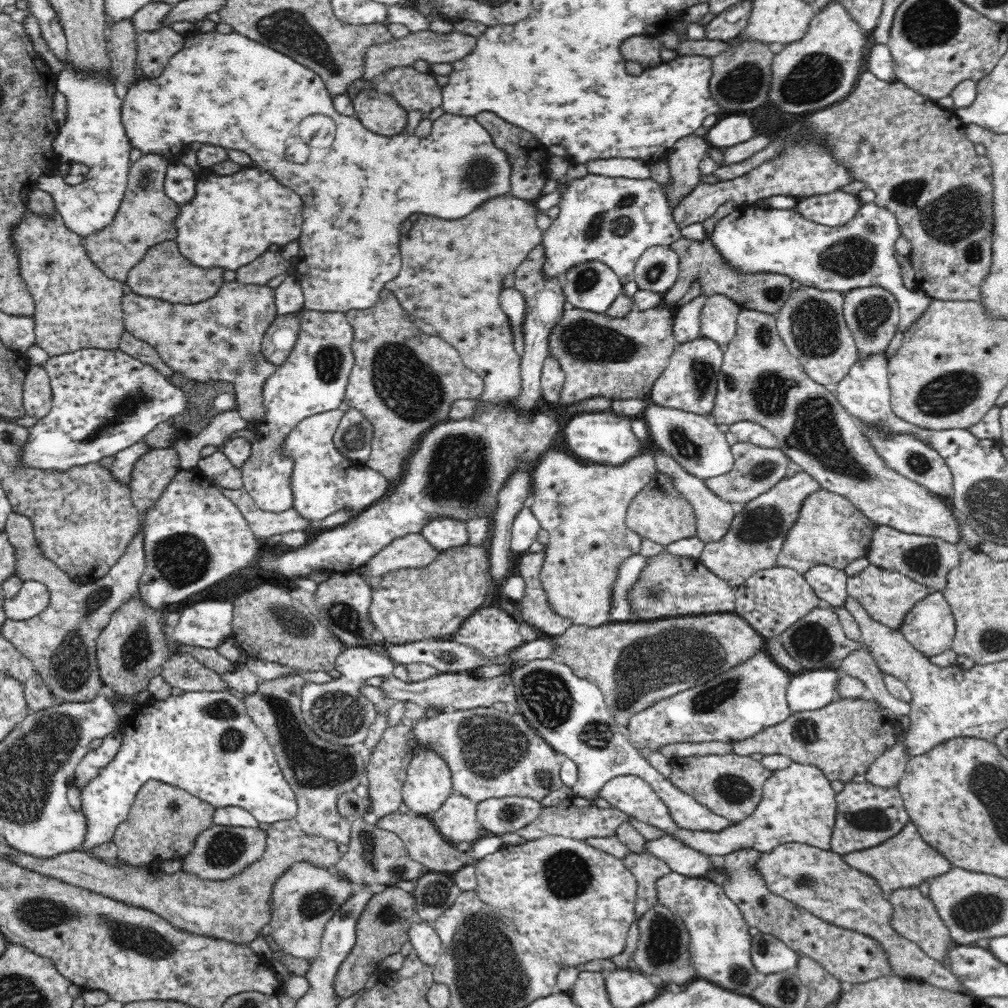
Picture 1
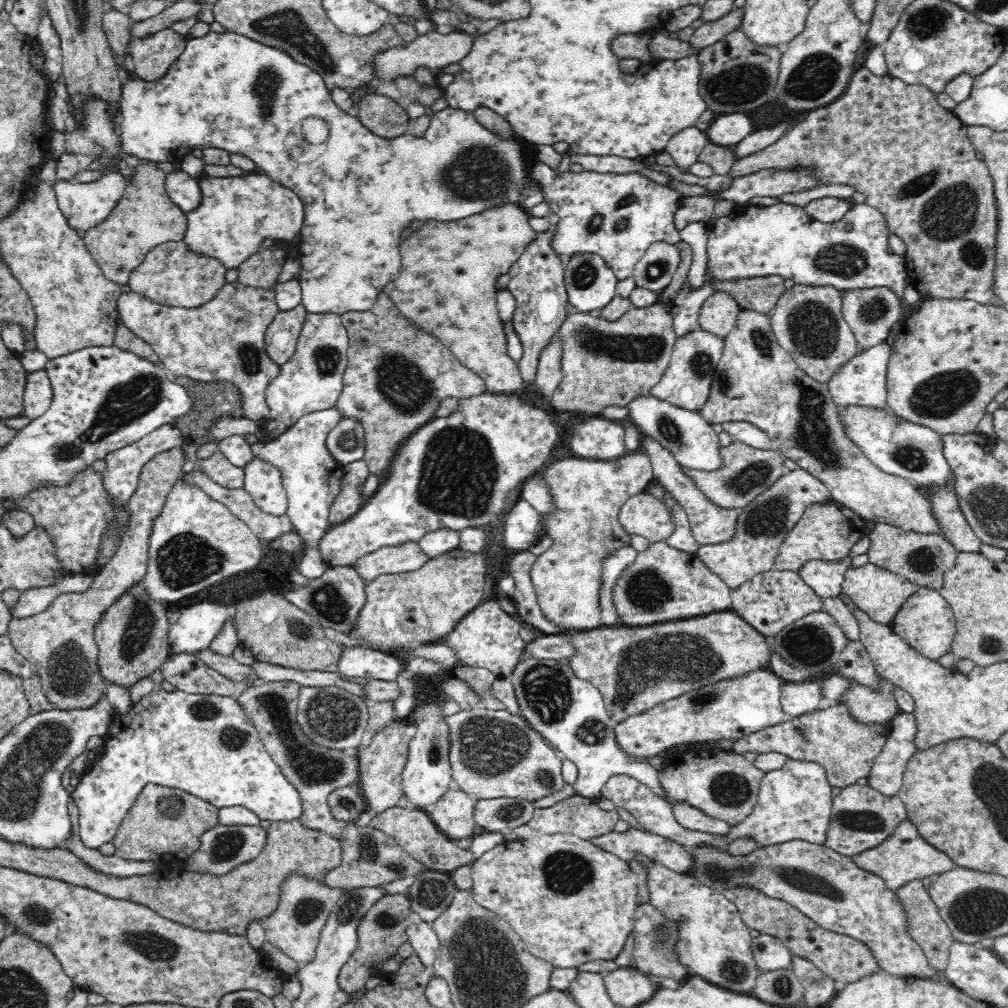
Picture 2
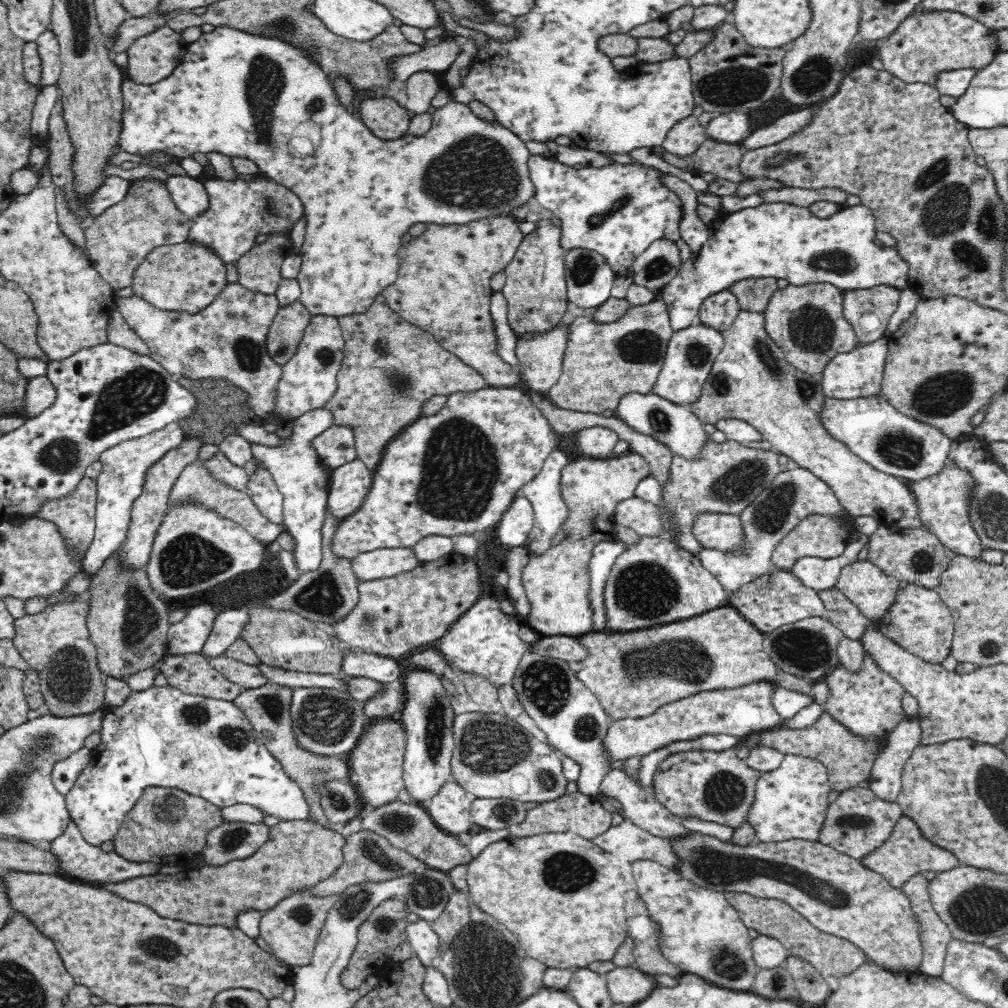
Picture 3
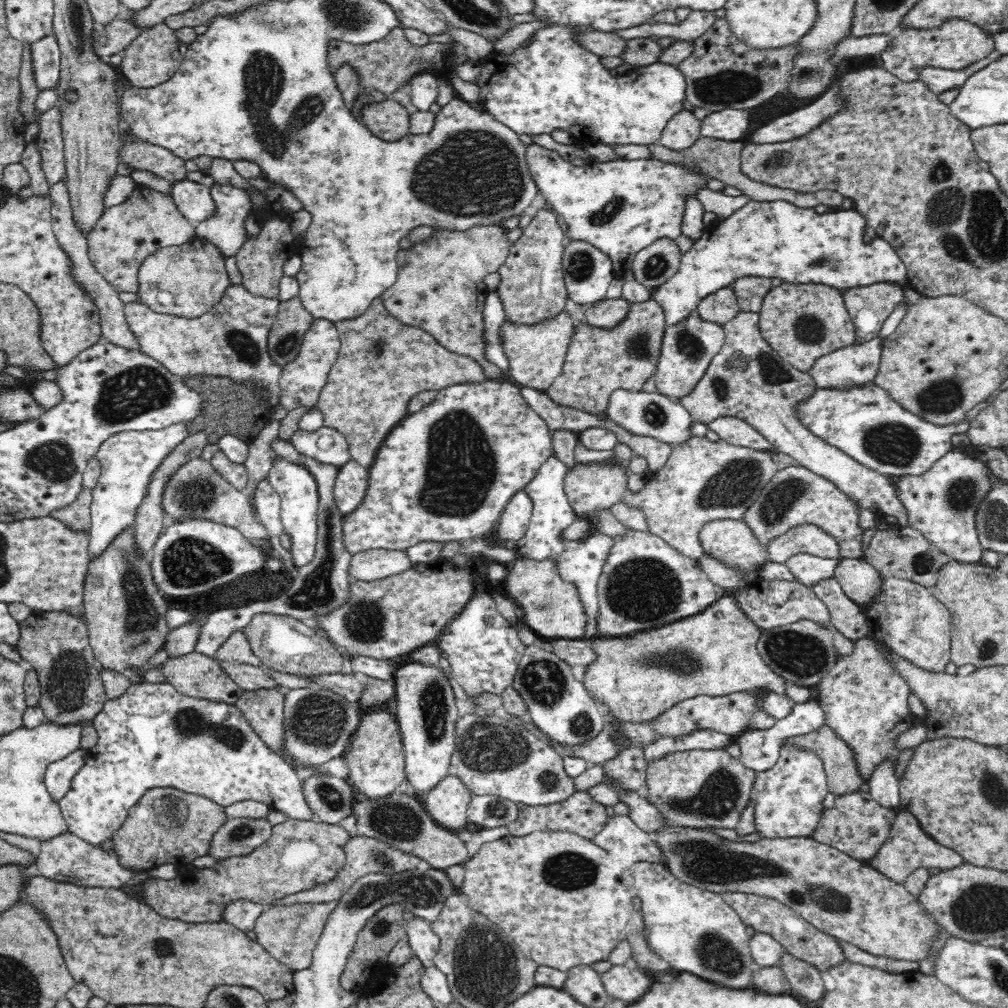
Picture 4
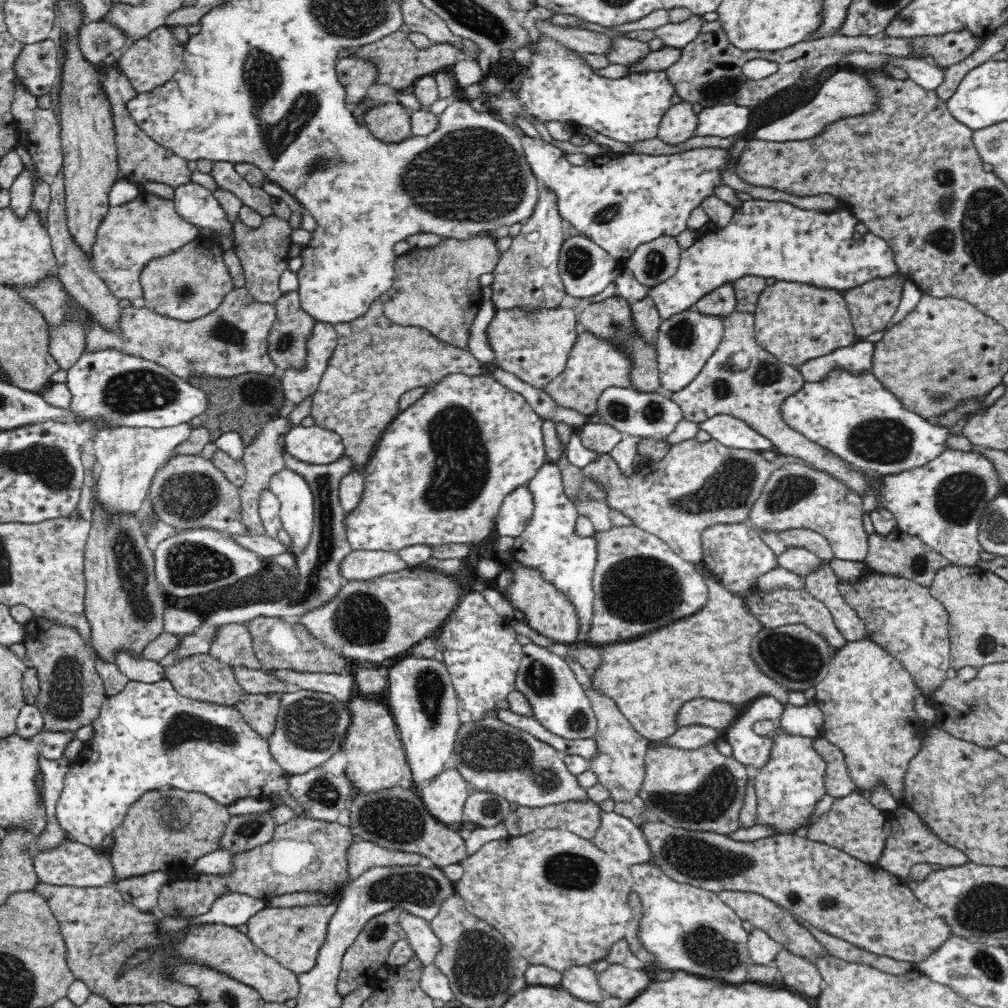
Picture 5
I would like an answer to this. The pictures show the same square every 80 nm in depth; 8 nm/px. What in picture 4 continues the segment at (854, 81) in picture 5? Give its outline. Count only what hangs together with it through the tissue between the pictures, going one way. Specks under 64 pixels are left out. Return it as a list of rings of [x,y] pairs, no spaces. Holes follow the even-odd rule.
[[[840,79],[809,105],[802,107],[802,110],[795,110],[786,113],[770,124],[762,126],[755,130],[751,136],[752,144],[776,144],[778,142],[787,142],[793,138],[798,138],[814,130],[822,120],[838,112],[840,101],[838,101],[838,92],[840,92]]]

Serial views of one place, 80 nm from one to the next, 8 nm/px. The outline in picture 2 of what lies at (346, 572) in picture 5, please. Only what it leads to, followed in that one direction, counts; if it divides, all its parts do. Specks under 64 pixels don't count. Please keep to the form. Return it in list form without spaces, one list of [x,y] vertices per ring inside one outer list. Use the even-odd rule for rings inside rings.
[[[418,540],[386,546],[359,558],[356,572],[366,581],[385,574],[400,574],[418,570],[431,558],[420,548]]]

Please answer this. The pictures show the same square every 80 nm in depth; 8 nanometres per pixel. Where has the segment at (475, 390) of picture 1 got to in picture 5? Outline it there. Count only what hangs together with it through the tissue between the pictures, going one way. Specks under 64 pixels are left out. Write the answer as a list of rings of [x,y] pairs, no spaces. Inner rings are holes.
[[[376,299],[366,314],[350,322],[335,325],[338,348],[332,354],[326,372],[321,379],[316,394],[312,397],[312,412],[316,425],[332,430],[341,436],[345,454],[361,468],[371,459],[372,453],[383,432],[400,416],[400,397],[416,388],[438,386],[444,378],[452,374],[464,374],[480,378],[486,373],[485,366],[470,351],[464,351],[436,338],[430,331],[417,327],[402,326],[390,320],[383,309],[383,302]]]

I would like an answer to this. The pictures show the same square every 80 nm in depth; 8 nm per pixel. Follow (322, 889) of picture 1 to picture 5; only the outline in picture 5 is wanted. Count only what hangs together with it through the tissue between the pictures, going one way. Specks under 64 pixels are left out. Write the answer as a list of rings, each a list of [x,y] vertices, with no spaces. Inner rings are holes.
[[[337,904],[294,906],[294,908],[272,908],[266,906],[256,913],[247,924],[248,938],[268,956],[297,975],[308,972],[316,965],[316,952],[326,935],[330,918]]]

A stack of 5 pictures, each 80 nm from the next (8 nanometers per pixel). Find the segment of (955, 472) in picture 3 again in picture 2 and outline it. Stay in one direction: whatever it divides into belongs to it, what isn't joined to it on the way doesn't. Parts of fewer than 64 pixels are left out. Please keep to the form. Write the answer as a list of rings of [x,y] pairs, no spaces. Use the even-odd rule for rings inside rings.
[[[953,480],[944,490],[943,488],[922,490],[928,493],[945,539],[953,544],[958,552],[979,552],[982,542],[962,514],[956,494],[952,492],[952,484]]]

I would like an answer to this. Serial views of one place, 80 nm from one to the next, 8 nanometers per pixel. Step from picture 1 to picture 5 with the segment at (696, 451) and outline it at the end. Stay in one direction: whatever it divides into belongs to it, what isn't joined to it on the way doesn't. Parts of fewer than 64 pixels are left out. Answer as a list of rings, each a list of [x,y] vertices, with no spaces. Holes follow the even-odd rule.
[[[616,387],[608,388],[601,394],[595,414],[602,417],[601,423],[614,427],[625,436],[640,436],[660,441],[666,441],[677,425],[686,420],[682,409],[667,393],[662,391],[646,393],[636,389]]]

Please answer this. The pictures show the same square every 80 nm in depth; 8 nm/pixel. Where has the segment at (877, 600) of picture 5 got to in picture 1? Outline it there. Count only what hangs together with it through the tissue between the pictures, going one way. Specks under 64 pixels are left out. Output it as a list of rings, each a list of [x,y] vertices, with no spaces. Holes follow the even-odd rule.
[[[933,591],[907,614],[901,633],[925,657],[951,648],[955,619],[941,591]]]

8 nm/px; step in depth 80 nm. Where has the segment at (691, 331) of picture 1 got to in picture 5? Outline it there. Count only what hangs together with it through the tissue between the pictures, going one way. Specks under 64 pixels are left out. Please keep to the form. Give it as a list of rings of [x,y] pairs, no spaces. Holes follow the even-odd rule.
[[[747,199],[726,226],[700,235],[690,248],[683,250],[676,274],[650,288],[648,297],[656,303],[659,315],[665,321],[694,308],[696,302],[719,286],[742,277],[776,278],[778,281],[799,282],[843,292],[874,279],[900,275],[889,243],[872,232],[860,237],[856,234],[858,223],[860,220],[848,208],[826,212],[804,210],[789,202]]]

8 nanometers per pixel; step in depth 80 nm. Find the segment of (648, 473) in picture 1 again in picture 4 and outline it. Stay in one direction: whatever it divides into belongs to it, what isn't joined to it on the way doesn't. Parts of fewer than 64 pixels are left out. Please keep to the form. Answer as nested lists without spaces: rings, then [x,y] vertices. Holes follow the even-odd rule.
[[[633,455],[630,458],[627,466],[621,466],[612,460],[611,463],[608,461],[603,462],[588,462],[588,463],[577,463],[574,468],[567,470],[564,482],[564,491],[568,497],[568,502],[574,511],[576,518],[574,520],[582,520],[589,523],[589,525],[594,525],[591,528],[589,537],[592,534],[600,533],[599,526],[597,526],[598,513],[600,511],[609,509],[616,503],[623,500],[623,496],[630,492],[629,490],[629,476],[631,474],[641,474],[644,475],[649,472],[649,464],[644,457],[639,457],[638,455]],[[553,558],[544,560],[518,559],[508,566],[509,574],[503,584],[505,594],[524,610],[524,623],[541,638],[582,639],[588,618],[581,605],[577,586],[559,573]]]

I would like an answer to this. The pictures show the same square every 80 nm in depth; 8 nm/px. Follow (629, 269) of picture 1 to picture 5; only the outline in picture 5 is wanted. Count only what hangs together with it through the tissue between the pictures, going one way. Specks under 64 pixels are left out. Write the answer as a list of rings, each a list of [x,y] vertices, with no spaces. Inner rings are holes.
[[[525,134],[521,140],[526,160],[536,179],[544,184],[546,190],[556,195],[556,206],[560,216],[570,222],[580,235],[584,235],[610,253],[618,264],[629,259],[640,245],[658,237],[677,237],[684,232],[692,208],[698,206],[706,196],[715,194],[714,188],[722,184],[720,166],[726,164],[726,151],[700,148],[670,156],[640,153],[621,155],[610,152],[602,157],[590,158],[584,165],[575,166],[566,159],[560,148],[548,144],[544,139],[536,139]]]

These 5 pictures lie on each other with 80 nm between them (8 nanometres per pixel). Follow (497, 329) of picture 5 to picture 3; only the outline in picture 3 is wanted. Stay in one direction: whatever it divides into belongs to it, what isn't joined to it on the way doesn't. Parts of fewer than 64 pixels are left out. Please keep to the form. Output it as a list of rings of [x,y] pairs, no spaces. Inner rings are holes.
[[[562,322],[551,331],[540,333],[529,341],[517,336],[522,382],[538,394],[546,396],[562,376],[567,348],[566,325]]]

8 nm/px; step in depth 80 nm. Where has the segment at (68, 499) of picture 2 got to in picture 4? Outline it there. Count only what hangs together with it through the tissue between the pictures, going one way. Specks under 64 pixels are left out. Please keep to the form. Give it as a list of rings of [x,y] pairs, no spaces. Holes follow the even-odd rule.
[[[83,486],[74,502],[66,504],[58,510],[52,510],[48,515],[64,523],[74,533],[86,533],[88,535],[91,530],[92,499],[92,489]]]

